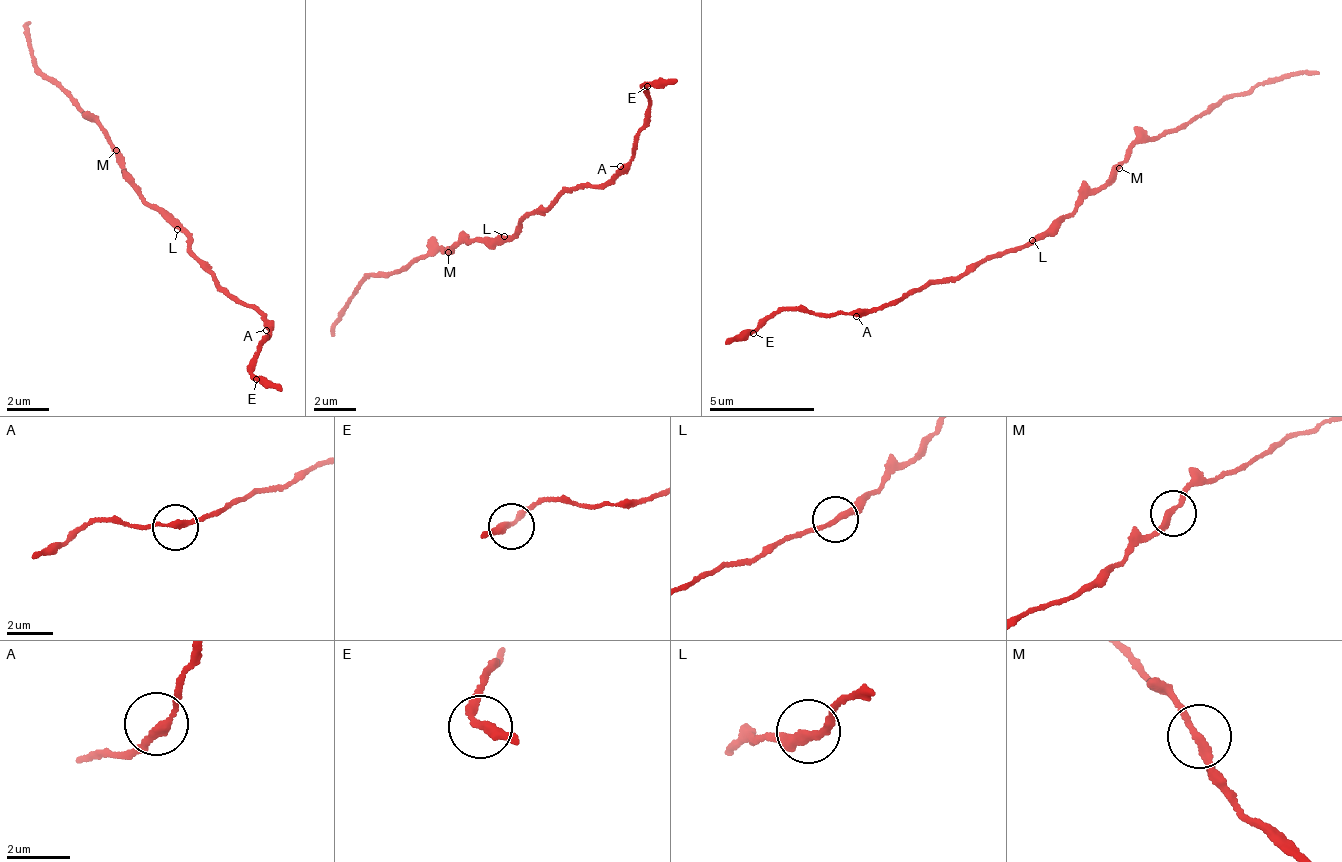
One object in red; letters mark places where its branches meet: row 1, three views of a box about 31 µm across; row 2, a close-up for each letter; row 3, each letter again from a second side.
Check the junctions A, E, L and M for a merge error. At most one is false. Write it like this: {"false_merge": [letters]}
{"false_merge": []}

